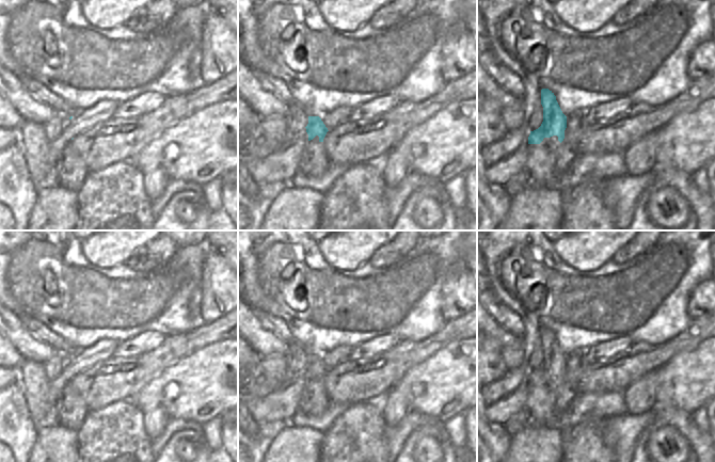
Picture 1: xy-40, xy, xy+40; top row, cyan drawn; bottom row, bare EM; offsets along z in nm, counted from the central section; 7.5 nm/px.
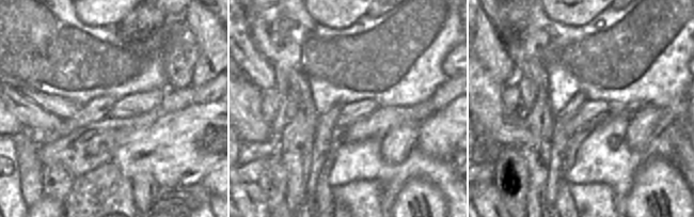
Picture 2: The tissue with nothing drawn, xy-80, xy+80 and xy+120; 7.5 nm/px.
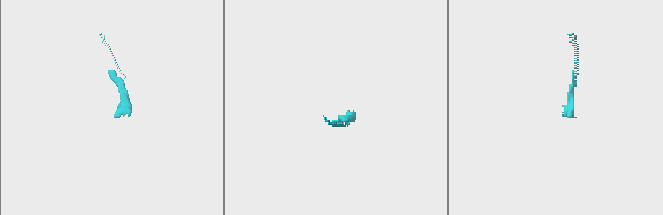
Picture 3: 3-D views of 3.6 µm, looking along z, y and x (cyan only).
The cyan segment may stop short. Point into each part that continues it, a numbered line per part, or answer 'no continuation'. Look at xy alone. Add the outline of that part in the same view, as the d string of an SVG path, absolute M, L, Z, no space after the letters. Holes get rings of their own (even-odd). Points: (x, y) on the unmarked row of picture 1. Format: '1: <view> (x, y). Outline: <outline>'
1: xy (314, 400). Outline: M314 381L304 386L298 411L307 417L318 417L323 414L329 404L323 381Z

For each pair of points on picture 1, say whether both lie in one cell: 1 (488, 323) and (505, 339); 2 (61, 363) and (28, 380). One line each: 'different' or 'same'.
1: same
2: different

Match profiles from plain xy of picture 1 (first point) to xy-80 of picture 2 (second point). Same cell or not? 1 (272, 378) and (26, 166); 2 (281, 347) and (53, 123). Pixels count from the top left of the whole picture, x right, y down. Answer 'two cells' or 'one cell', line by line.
1: one cell
2: one cell

